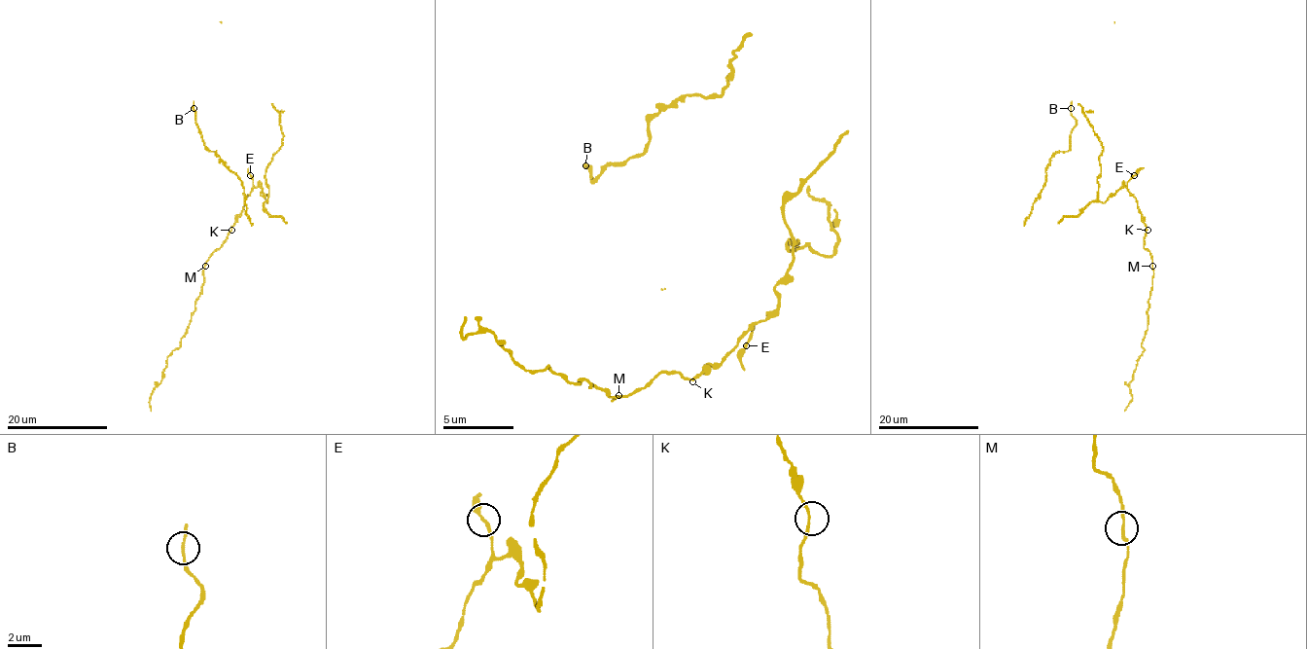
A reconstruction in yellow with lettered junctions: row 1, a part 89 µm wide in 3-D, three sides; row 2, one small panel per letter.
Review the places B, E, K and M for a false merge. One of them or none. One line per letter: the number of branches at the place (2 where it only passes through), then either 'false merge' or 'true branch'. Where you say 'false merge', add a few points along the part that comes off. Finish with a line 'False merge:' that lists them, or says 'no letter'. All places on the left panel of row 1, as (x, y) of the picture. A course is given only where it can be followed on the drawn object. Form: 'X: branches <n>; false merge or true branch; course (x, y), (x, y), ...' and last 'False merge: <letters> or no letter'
B: branches 2; true branch
E: branches 2; true branch
K: branches 2; true branch
M: branches 2; true branch
False merge: no letter

